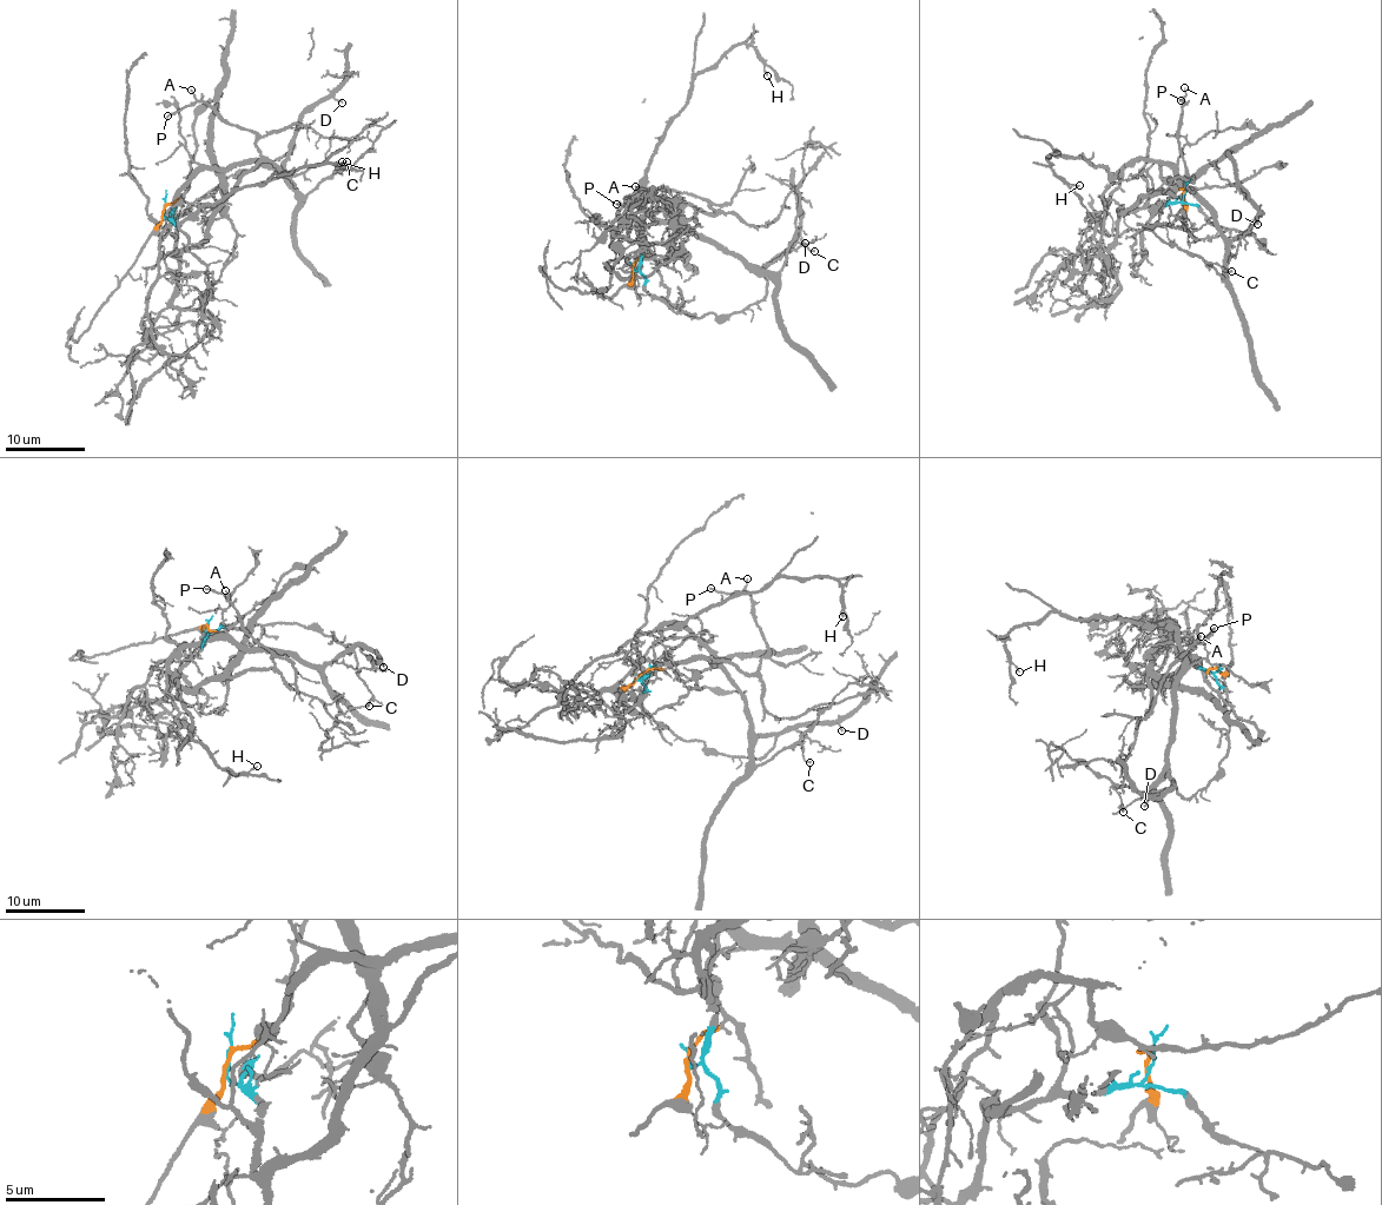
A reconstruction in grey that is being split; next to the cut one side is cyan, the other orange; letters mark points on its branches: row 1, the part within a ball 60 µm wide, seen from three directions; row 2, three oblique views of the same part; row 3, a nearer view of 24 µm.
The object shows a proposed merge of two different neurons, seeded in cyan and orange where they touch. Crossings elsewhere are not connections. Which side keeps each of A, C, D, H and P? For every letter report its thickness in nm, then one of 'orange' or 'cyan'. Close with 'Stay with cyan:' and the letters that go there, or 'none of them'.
A: 80 nm | cyan
C: 110 nm | orange
D: 120 nm | orange
H: 140 nm | orange
P: 150 nm | cyan
Stay with cyan: A, P

